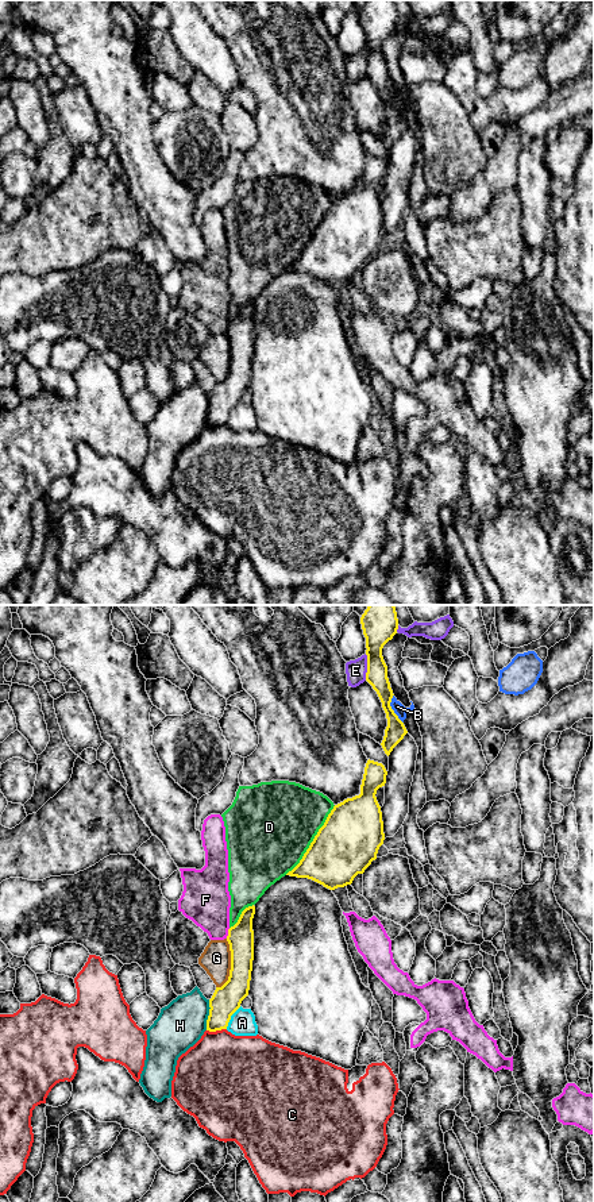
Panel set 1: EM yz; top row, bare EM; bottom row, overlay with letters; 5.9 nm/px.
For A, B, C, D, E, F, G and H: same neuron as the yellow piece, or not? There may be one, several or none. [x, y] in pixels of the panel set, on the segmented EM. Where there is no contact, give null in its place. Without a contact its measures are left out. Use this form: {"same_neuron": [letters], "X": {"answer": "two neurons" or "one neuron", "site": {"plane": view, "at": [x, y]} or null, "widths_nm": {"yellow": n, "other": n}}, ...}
{"same_neuron": [], "A": {"answer": "two neurons", "site": {"plane": "yz", "at": [230, 1017]}, "widths_nm": {"yellow": 170, "other": 150}}, "B": {"answer": "two neurons", "site": {"plane": "yz", "at": [392, 709]}, "widths_nm": {"yellow": 130, "other": 70}}, "C": {"answer": "two neurons", "site": {"plane": "yz", "at": [216, 1029]}, "widths_nm": {"yellow": 170, "other": 460}}, "D": {"answer": "two neurons", "site": {"plane": "yz", "at": [313, 840]}, "widths_nm": {"yellow": 360, "other": 480}}, "E": {"answer": "two neurons", "site": {"plane": "yz", "at": [367, 667]}, "widths_nm": {"yellow": 190, "other": 120}}, "F": {"answer": "two neurons", "site": {"plane": "yz", "at": [228, 933]}, "widths_nm": {"yellow": 160, "other": 300}}, "G": {"answer": "two neurons", "site": {"plane": "yz", "at": [231, 964]}, "widths_nm": {"yellow": 170, "other": 180}}, "H": {"answer": "two neurons", "site": {"plane": "yz", "at": [209, 1014]}, "widths_nm": {"yellow": 170, "other": 280}}}

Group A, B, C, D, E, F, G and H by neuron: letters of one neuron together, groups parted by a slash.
A / B / C / D / E / F / G / H

